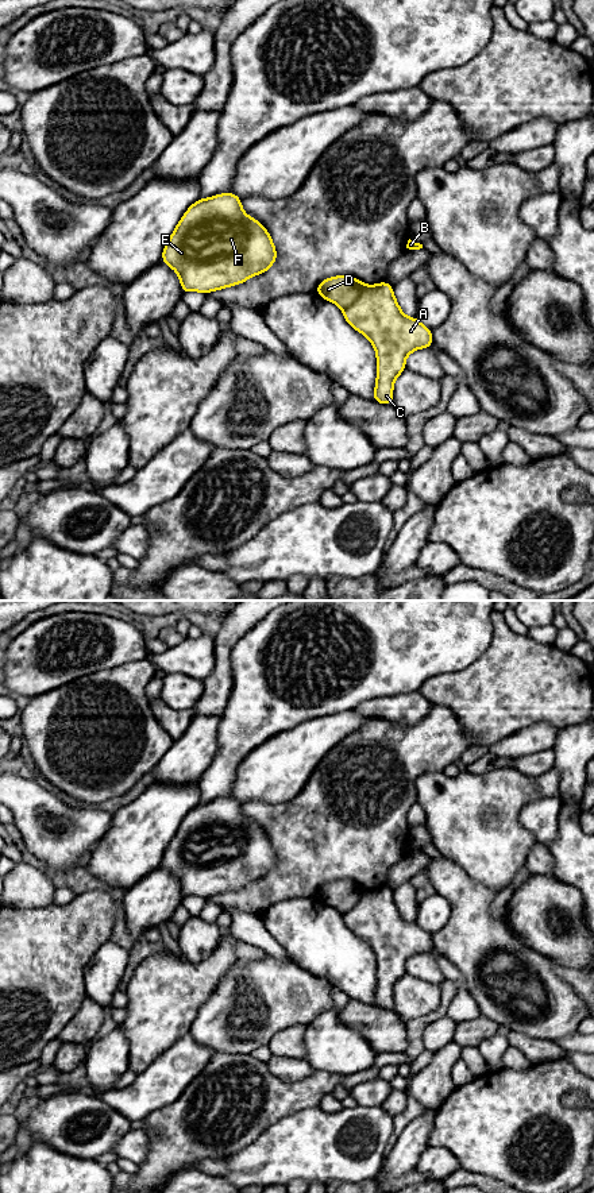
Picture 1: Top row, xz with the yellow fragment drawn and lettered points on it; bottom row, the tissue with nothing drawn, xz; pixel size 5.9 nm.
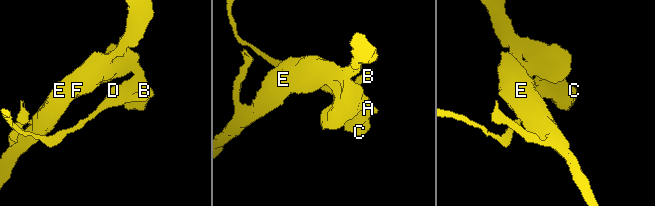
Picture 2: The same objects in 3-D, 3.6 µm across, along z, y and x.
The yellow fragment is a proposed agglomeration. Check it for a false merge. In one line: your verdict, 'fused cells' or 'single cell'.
fused cells

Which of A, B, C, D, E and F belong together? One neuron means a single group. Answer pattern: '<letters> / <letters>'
A C E F / B D

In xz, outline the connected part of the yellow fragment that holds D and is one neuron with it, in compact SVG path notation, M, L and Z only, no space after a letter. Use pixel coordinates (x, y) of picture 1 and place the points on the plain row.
M350 880L323 884L316 892L316 897L324 904L336 908L342 914L352 910L369 891Z

